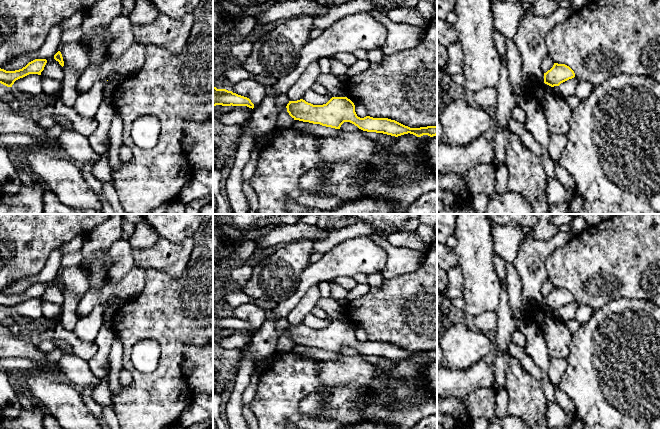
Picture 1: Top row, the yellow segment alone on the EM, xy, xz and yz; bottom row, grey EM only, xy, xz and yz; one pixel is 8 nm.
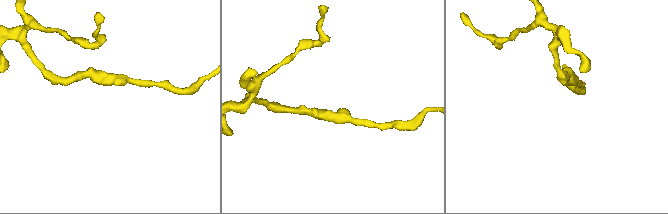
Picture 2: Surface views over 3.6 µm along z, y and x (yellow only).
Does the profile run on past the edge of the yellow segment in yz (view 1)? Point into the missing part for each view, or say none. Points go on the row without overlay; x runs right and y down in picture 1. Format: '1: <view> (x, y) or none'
1: none

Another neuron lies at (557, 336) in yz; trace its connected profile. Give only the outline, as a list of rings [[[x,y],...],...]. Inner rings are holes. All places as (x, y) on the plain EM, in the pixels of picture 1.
[[[545,307],[527,308],[527,320],[536,323],[543,332],[550,358],[566,358],[572,334],[565,322],[556,319],[552,311]]]

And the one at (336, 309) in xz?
[[[321,297],[317,306],[321,308],[332,321],[346,321],[346,300],[335,300]]]

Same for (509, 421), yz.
[[[508,413],[505,416],[496,417],[488,424],[487,429],[529,429],[529,427],[522,419]]]

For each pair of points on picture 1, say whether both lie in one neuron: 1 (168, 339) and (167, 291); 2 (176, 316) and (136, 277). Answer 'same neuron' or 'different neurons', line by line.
1: same neuron
2: different neurons

